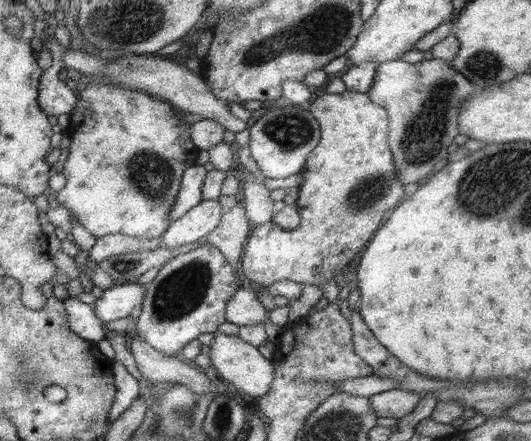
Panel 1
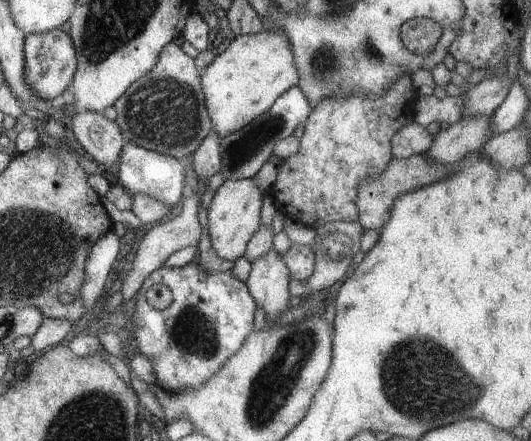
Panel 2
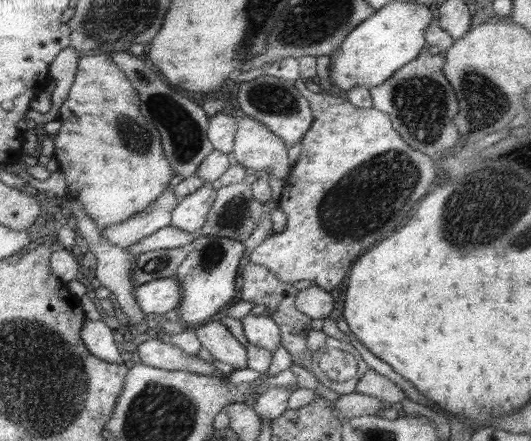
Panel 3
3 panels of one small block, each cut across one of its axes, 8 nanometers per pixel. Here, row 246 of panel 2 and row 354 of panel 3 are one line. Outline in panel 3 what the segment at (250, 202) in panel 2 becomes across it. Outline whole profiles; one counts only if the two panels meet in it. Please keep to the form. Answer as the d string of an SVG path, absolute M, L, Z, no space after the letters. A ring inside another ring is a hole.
M207 320L194 331L200 346L213 356L218 366L230 370L246 367L246 348L241 347L224 324Z

